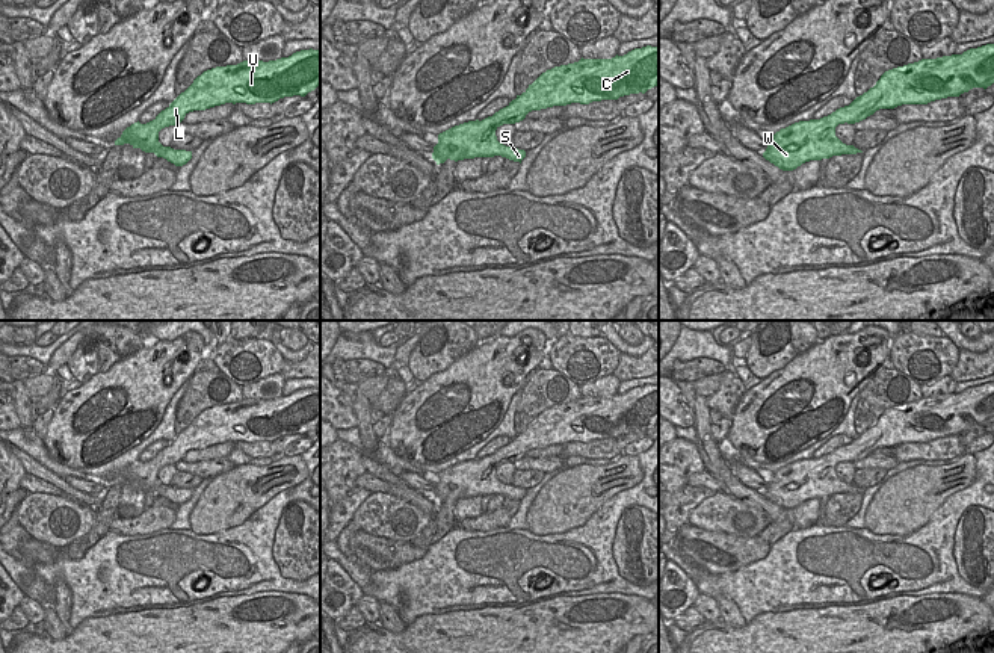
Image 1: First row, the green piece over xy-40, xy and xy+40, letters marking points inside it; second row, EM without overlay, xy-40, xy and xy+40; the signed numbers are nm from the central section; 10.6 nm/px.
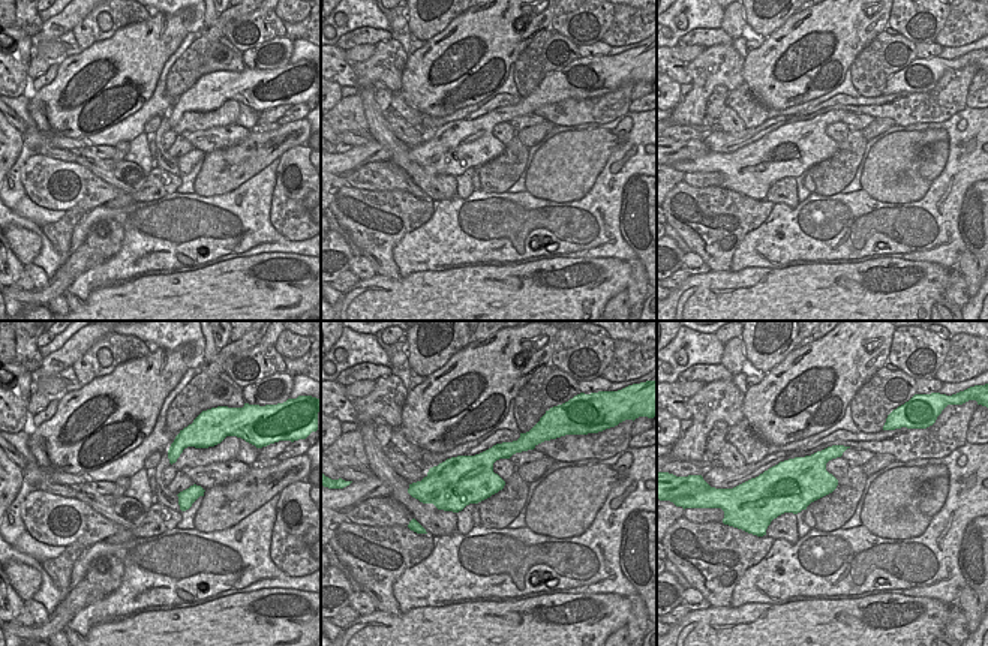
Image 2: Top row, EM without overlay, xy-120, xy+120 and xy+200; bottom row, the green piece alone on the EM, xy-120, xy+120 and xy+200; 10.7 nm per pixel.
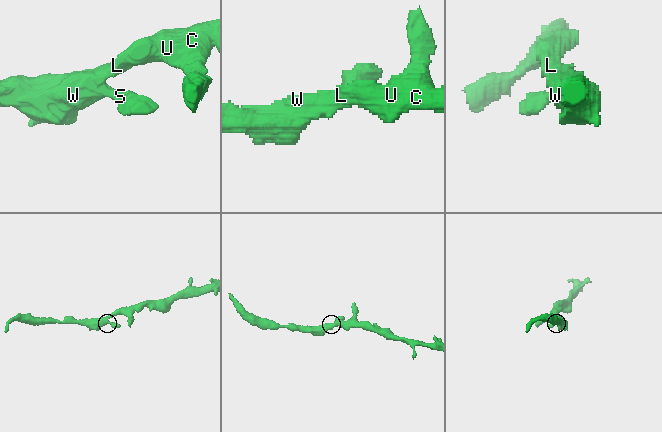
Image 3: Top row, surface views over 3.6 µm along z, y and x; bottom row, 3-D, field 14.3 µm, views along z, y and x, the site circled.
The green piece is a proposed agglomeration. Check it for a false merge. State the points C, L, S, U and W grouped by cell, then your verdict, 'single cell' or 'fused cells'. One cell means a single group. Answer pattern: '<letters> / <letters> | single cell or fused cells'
C L S U W | single cell

